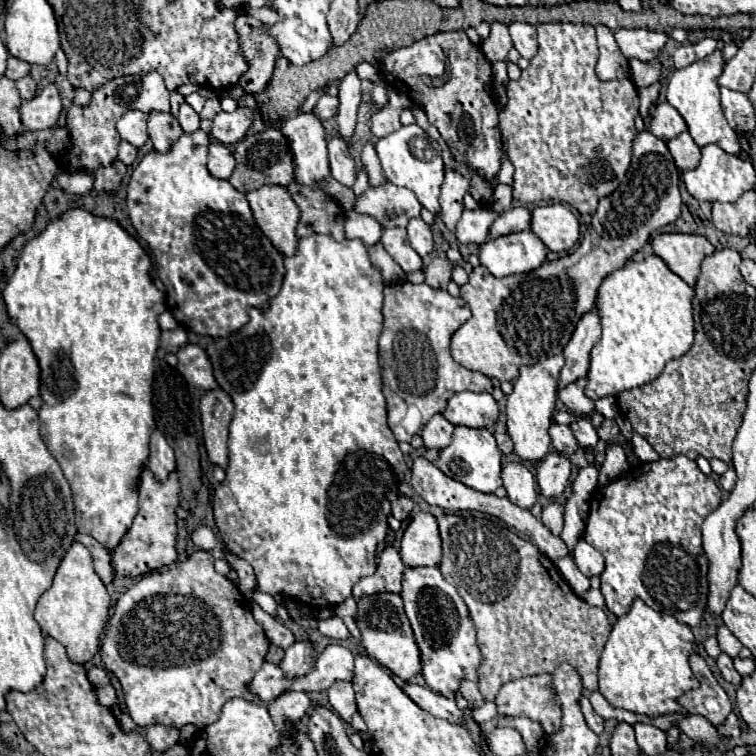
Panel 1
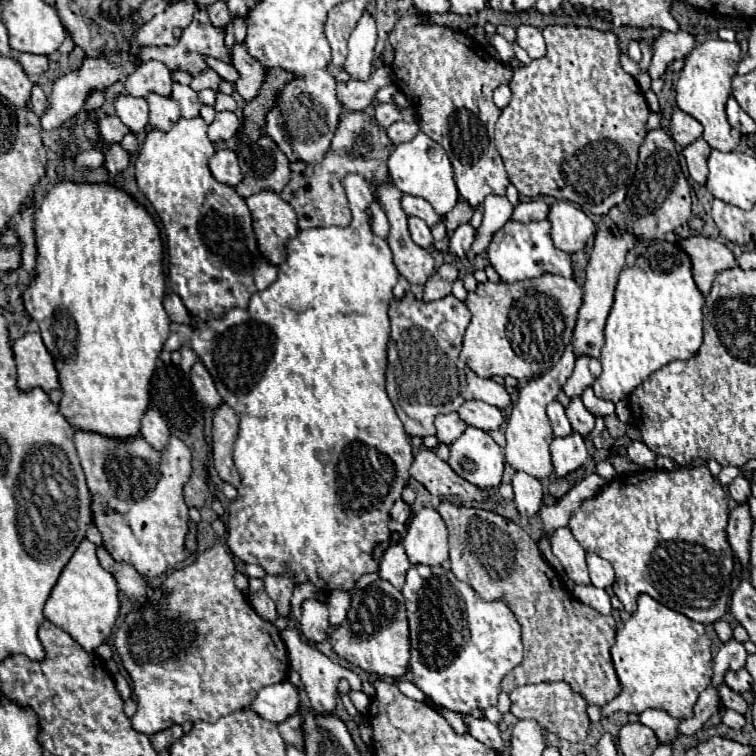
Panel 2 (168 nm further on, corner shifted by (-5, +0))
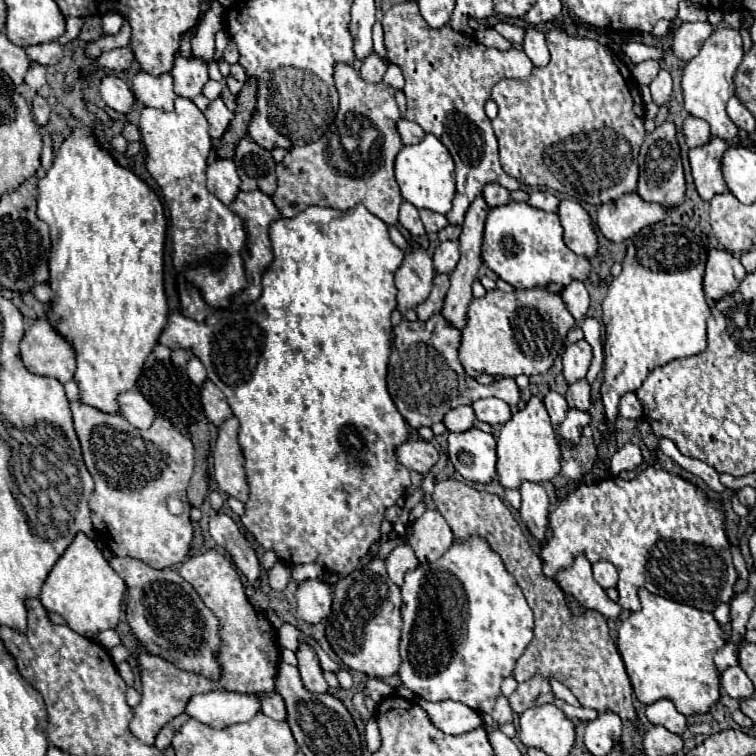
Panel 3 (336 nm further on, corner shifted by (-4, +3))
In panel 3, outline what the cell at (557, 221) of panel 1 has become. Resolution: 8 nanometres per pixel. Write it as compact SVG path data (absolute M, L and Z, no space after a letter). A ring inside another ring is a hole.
M562 200L558 208L558 216L564 228L566 246L578 256L592 258L598 250L598 238L590 214L578 202Z

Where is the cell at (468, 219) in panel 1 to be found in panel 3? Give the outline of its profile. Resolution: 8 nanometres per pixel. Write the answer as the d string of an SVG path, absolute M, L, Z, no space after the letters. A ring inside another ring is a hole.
M446 240L446 242L440 242L434 250L434 268L436 272L446 272L450 274L458 260L460 260L460 252L458 252L458 240Z

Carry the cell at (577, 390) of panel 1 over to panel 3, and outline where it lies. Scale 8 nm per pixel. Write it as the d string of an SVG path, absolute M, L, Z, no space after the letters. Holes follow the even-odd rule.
M580 340L566 348L564 352L564 380L566 384L574 384L582 378L586 378L586 372L592 364L592 348L586 340Z

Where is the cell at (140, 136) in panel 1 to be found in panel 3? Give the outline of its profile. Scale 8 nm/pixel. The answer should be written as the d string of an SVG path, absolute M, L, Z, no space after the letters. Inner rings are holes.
M106 76L102 78L100 84L100 96L106 102L108 108L120 112L120 114L128 114L134 110L134 94L128 88L128 84L124 80L120 80L118 76Z

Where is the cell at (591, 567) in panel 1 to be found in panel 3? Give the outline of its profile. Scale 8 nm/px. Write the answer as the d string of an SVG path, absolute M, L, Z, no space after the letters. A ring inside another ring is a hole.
M600 560L598 564L592 564L592 572L594 572L594 580L596 580L602 588L616 586L616 582L618 582L616 566L610 564L610 562L606 562L606 560Z

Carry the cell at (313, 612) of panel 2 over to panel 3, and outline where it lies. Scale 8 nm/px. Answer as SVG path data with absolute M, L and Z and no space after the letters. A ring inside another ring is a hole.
M306 580L296 590L296 614L304 622L318 624L322 622L332 608L332 592L330 584L322 580Z

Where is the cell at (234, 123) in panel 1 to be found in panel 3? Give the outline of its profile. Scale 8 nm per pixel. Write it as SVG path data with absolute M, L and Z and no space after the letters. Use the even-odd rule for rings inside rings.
M216 98L216 100L210 102L210 106L208 106L208 110L204 112L204 116L206 116L208 124L210 124L210 136L212 136L212 138L222 138L222 134L226 132L228 124L230 124L232 118L234 118L234 112L230 112L230 110L224 106L224 102L222 102L220 98Z

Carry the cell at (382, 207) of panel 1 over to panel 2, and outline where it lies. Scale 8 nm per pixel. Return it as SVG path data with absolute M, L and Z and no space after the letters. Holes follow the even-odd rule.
M403 195L403 211L407 215L415 215L415 217L421 217L429 227L437 225L441 221L441 217L433 211L433 207L421 199L421 197L413 197L413 195Z

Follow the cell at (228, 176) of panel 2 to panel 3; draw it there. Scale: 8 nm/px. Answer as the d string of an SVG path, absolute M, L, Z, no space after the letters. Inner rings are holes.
M220 158L212 162L206 170L206 180L208 180L208 190L224 204L230 204L234 200L240 186L236 166L230 158Z

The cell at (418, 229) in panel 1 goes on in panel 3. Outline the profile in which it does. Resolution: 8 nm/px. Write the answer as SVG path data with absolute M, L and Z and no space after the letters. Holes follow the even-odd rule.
M404 202L400 206L400 224L412 234L412 236L424 236L426 230L424 230L424 224L420 220L420 214L418 210L414 208L414 204L410 202Z

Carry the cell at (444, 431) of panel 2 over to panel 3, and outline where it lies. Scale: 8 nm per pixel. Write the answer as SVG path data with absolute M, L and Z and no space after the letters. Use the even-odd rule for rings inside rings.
M458 406L458 408L452 408L446 416L444 416L444 426L448 432L464 432L468 428L474 426L474 410L472 406Z

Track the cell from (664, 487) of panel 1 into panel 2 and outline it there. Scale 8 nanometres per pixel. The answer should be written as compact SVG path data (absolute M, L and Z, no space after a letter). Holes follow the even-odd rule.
M695 461L679 471L641 471L609 481L597 495L585 499L571 515L567 529L587 553L607 559L615 569L615 595L627 613L637 611L637 595L647 593L655 601L711 625L727 611L733 591L733 553L727 541L729 495L709 473L707 463Z

